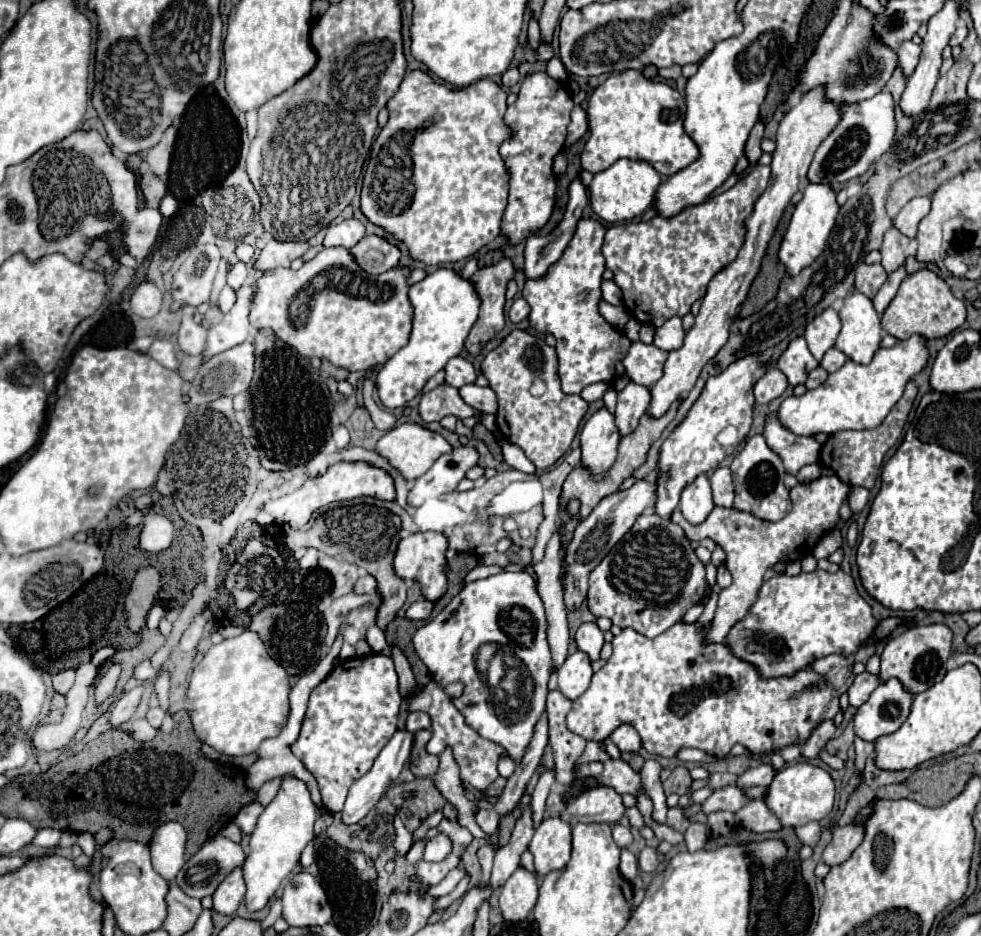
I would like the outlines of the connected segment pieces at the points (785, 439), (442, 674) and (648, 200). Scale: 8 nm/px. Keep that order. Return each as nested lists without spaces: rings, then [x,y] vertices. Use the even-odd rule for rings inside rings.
[[[772,417],[766,423],[764,437],[768,447],[780,455],[786,471],[792,475],[796,475],[804,465],[818,463],[820,459],[822,443],[812,437],[796,437],[794,433],[788,433],[788,429],[780,429]]]
[[[498,573],[480,581],[468,583],[436,617],[432,617],[424,627],[414,633],[414,647],[422,663],[430,669],[432,679],[440,685],[448,685],[454,681],[464,681],[464,693],[454,705],[464,713],[466,723],[474,727],[484,739],[490,739],[504,747],[514,761],[520,761],[520,753],[528,747],[532,739],[532,729],[544,711],[544,701],[548,695],[548,679],[550,679],[550,653],[546,641],[546,615],[540,595],[536,591],[536,581],[530,573]],[[494,643],[496,653],[494,657],[502,657],[504,675],[498,683],[488,681],[488,671],[482,673],[476,667],[476,651],[478,647],[486,647]]]
[[[618,159],[614,165],[594,175],[590,183],[590,207],[606,223],[630,221],[652,205],[652,193],[656,193],[656,185],[660,185],[660,181],[660,173],[646,161]]]

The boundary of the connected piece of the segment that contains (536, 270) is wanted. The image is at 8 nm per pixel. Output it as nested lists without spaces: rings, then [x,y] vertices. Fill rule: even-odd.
[[[576,177],[568,189],[570,199],[564,211],[562,221],[556,225],[554,231],[546,235],[536,235],[526,241],[524,249],[524,273],[526,279],[542,279],[546,277],[548,269],[562,257],[566,245],[576,233],[576,225],[582,217],[584,207],[588,205],[588,195],[580,179]]]

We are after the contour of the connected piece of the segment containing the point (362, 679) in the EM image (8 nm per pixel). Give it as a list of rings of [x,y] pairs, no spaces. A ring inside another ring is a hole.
[[[366,655],[366,657],[340,661],[332,669],[332,673],[316,689],[312,689],[300,735],[290,745],[290,749],[304,763],[304,767],[316,777],[320,785],[322,803],[330,813],[338,813],[344,807],[350,785],[358,777],[368,773],[368,769],[372,767],[382,747],[396,733],[400,703],[402,703],[402,697],[398,693],[398,675],[394,671],[392,659],[384,655]]]

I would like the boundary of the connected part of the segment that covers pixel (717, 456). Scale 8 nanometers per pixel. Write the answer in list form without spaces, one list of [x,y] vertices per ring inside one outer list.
[[[744,357],[744,361],[736,361],[724,373],[714,375],[706,381],[704,391],[690,407],[682,423],[668,435],[668,439],[660,447],[658,455],[658,481],[656,481],[656,513],[664,519],[672,515],[680,501],[680,493],[686,485],[690,485],[698,475],[716,469],[732,451],[734,447],[724,447],[718,443],[718,433],[726,425],[736,425],[740,437],[744,439],[752,425],[752,409],[754,409],[754,383],[764,375],[768,365],[760,363],[758,357]]]

